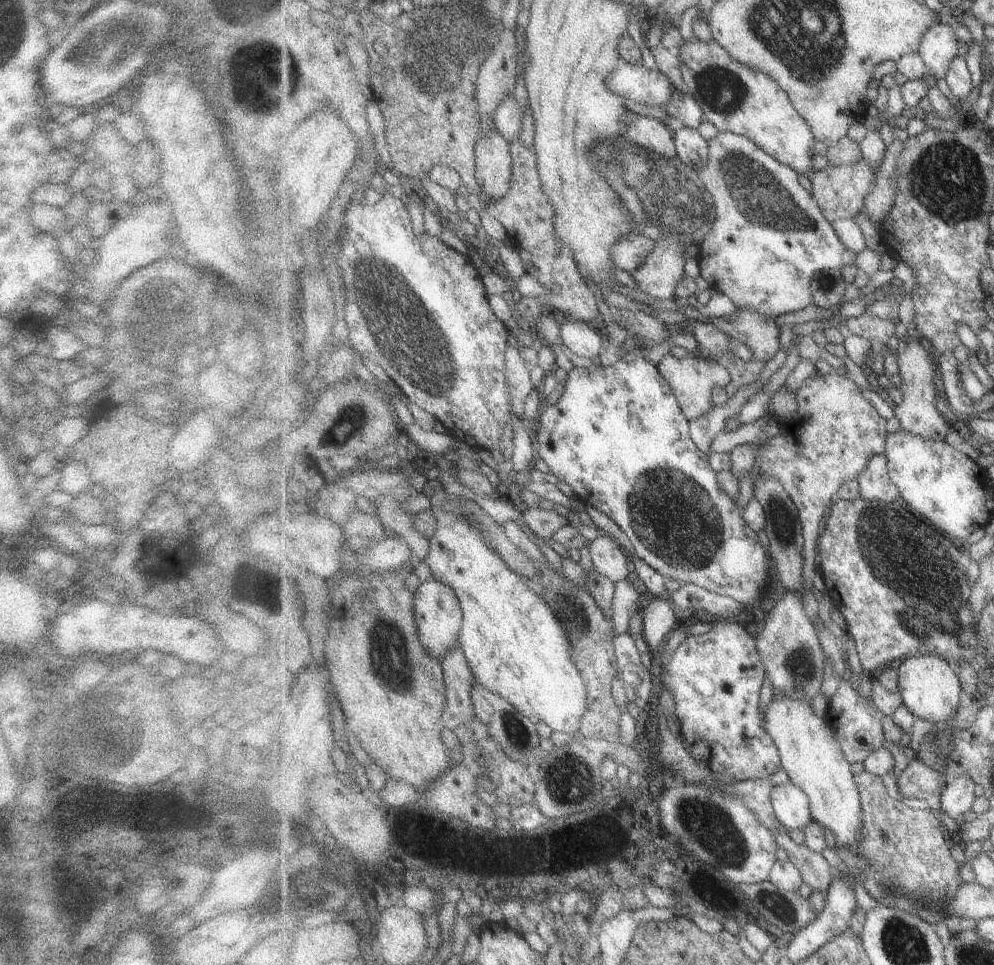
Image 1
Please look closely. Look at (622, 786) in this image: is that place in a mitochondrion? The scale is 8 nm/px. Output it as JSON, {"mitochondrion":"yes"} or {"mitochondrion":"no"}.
{"mitochondrion":"no"}

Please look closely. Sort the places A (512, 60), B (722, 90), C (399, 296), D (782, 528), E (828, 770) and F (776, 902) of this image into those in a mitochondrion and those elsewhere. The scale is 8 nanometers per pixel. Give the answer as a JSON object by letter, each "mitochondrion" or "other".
{"A":"other","B":"mitochondrion","C":"mitochondrion","D":"mitochondrion","E":"other","F":"mitochondrion"}

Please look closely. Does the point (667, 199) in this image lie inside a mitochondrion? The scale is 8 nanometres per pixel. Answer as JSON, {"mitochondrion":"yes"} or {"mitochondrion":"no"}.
{"mitochondrion":"yes"}

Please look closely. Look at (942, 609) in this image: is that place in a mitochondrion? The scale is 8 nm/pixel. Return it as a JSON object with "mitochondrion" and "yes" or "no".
{"mitochondrion":"yes"}

